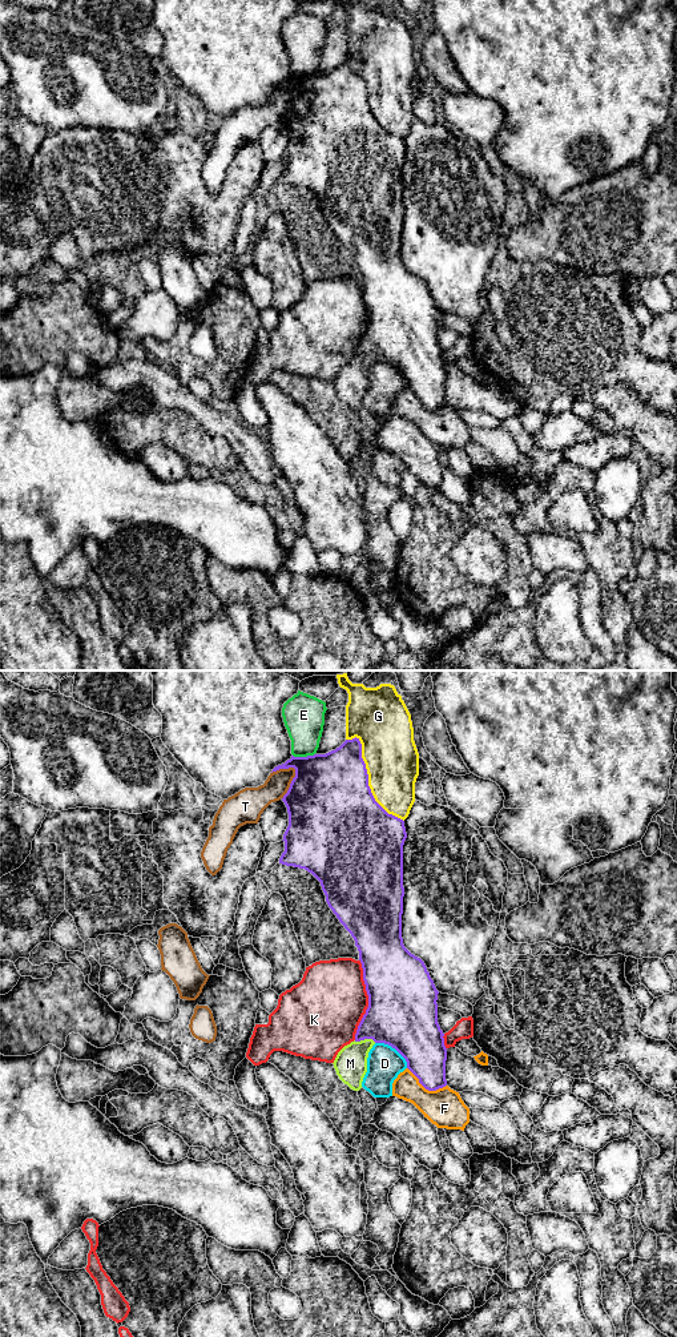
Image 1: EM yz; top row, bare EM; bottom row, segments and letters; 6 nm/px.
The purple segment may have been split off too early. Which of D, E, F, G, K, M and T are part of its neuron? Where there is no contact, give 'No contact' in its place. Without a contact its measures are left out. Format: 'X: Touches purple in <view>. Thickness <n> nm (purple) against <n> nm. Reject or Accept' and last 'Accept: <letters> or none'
D: Touches purple in yz. Thickness 420 nm (purple) against 220 nm. Reject
E: Touches purple in yz. Thickness 440 nm (purple) against 260 nm. Reject
F: Touches purple in yz. Thickness 260 nm (purple) against 240 nm. Reject
G: Touches purple in yz. Thickness 480 nm (purple) against 320 nm. Reject
K: Touches purple in yz. Thickness 420 nm (purple) against 440 nm. Reject
M: Touches purple in yz. Thickness 380 nm (purple) against 190 nm. Accept
T: Touches purple in yz. Thickness 500 nm (purple) against 160 nm. Reject
Accept: M

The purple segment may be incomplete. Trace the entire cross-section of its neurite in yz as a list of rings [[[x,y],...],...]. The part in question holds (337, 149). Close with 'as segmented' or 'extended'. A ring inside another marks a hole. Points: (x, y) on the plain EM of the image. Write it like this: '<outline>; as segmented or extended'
[[[356,56],[346,59],[339,67],[326,73],[291,74],[285,82],[275,85],[273,90],[289,86],[295,88],[295,96],[282,117],[289,132],[289,145],[283,153],[285,170],[279,182],[305,188],[321,201],[329,226],[355,259],[368,314],[368,326],[358,345],[355,359],[344,365],[333,382],[337,394],[351,408],[359,410],[367,391],[370,369],[375,362],[384,362],[406,378],[407,387],[426,408],[443,407],[447,404],[447,367],[444,353],[438,342],[436,319],[439,310],[424,281],[404,266],[402,257],[403,164],[407,157],[404,140],[388,133],[375,120],[362,77],[362,63]]]; extended

